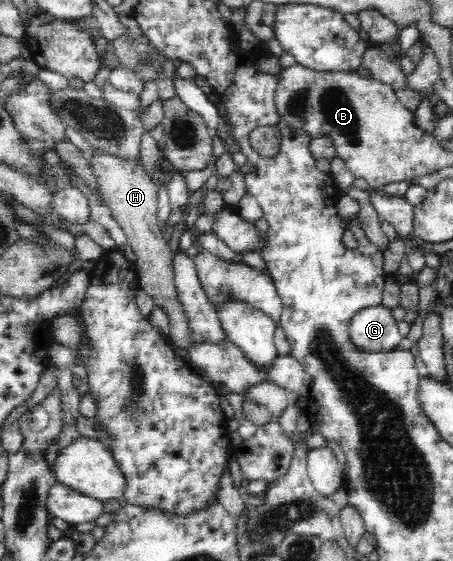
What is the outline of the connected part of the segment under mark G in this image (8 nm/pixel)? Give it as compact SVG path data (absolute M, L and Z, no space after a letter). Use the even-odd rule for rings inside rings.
M370 306L360 310L351 320L348 332L350 341L358 351L366 354L397 350L402 336L389 307Z

